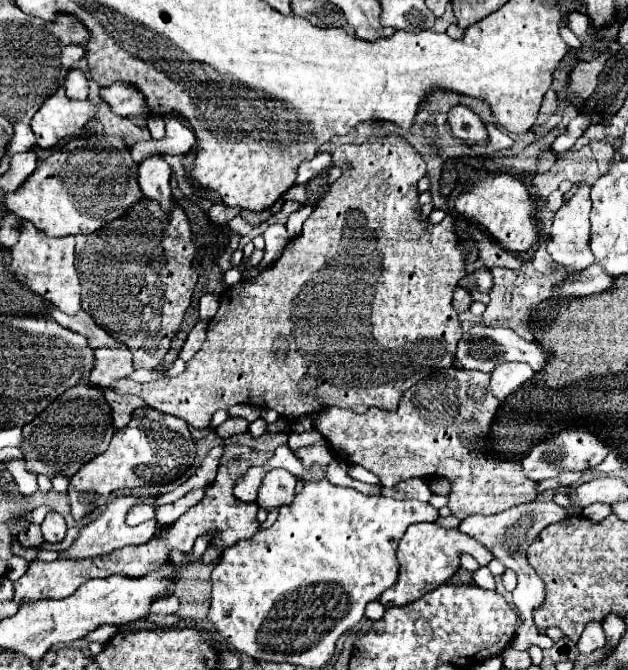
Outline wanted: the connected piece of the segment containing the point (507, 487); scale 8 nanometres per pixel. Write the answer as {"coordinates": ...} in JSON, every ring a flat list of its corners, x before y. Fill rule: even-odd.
{"coordinates":[[450,368,450,370,436,372,432,384,416,384,408,388,396,412,370,408,364,414,354,414,352,410,344,410,344,408,326,408,314,418,312,428,330,442,330,446,334,448,334,454,338,454,342,460,350,464,354,462,364,466,366,470,370,470,380,478,382,486,394,486,400,480,408,480,416,476,448,478,452,486,448,496,448,508,456,518,464,520,472,514,484,514,484,516,500,514,512,506,532,502,538,496,536,482,528,480,520,460,496,460,496,456,490,456,488,434,498,406,500,406,500,400,492,396,490,388,468,392,468,370]]}

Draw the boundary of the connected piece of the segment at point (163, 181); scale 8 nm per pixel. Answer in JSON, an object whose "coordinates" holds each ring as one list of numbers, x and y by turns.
{"coordinates":[[152,156,140,164,138,182,146,198,158,202,168,214,172,212,174,196,170,190,170,166,162,156]]}

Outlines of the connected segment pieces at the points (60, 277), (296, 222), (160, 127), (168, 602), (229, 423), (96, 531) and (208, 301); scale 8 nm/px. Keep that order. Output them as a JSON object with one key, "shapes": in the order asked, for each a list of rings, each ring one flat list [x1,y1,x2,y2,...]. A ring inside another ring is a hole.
{"shapes":[[[22,220,20,238,10,252,14,254,12,274,18,282,26,284,32,292,52,302,66,314,80,312,80,282,74,266,74,236,50,238,44,232,36,230,30,222]],[[304,206,304,208,296,210,294,214,290,214,288,224,286,224,288,234,290,234,290,236,298,236,298,234,302,232,302,224,304,224,304,220,306,220,310,214,312,214,312,208,310,208,310,206]],[[150,116,148,118,148,128,150,128,150,134,152,134,152,138,154,140,160,140,160,138,164,138,164,120,160,120,160,118,156,118,156,116]],[[168,596,168,598,162,598,162,600,156,600,154,606,152,606,152,612,154,614,172,614,178,610,178,598,176,596]],[[228,418,222,426,216,428,216,434,220,438,232,438,232,436,244,434,244,432,248,432,248,422,242,418]],[[116,496,116,498,112,498,108,502,104,514,78,532,74,542,62,552,62,558,94,558,94,556,104,556,104,554,108,554,116,548,128,546,128,544,148,542,155,534,157,525,155,519,145,521,135,527,130,527,125,523,126,512,136,504,142,504,142,500,148,500,148,498,142,498,142,496,138,496,138,498,134,498,134,496]],[[204,294,198,304,200,320,210,320,218,310,218,296,216,294]]]}

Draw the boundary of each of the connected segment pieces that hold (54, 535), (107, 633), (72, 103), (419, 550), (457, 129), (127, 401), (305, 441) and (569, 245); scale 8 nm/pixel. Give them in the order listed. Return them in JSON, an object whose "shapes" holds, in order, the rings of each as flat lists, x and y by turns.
{"shapes":[[[48,512,42,522,42,538,48,544,60,544,66,536,66,522,58,512]],[[108,624,108,626,100,626,100,628,96,628,94,632,90,632,90,634,86,636,86,640,88,640,88,642,102,642,102,644,104,644,104,642,108,642,118,630,120,630,118,626,110,626,110,624]],[[58,88,58,92,40,106,30,122,32,132,36,134,36,144,40,148,52,148,58,140,78,134,96,110,98,106,90,100,70,100,64,94,64,88]],[[428,522,412,524,406,530,406,534,398,546,398,562,400,562,398,582,382,594,380,602,386,608,390,608,390,606,404,606,408,602,422,598,426,592,448,582,460,570,460,556,462,554,474,556,480,566,486,566,494,558,492,552,488,552,488,548,484,548,472,536,462,534,460,530,446,530,438,524,428,524]],[[454,106,448,112,448,124,451,126,453,135,467,143,478,144,478,142,484,142,488,138,486,126,466,106]],[[100,388,112,408,112,418,114,418,114,426,116,428,124,428,130,418,132,418,132,412,138,410,138,408,146,408,144,400,140,396,118,396,114,390,108,390,108,388]],[[314,430,308,432,290,432,288,436,288,446,290,448,302,448,302,446,310,446,312,442,318,442,322,436,318,436]],[[586,182,578,184,578,192,572,196,572,200,564,202,562,208,556,212,556,218,552,222,552,230,550,230,550,240,548,240,548,254,552,256,552,260,564,268,566,276,574,276,582,270,586,270,588,266,594,264,594,256,592,250,588,248,588,240,590,240,590,186]]]}

